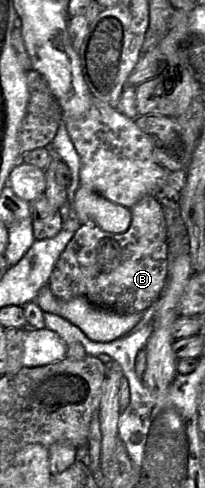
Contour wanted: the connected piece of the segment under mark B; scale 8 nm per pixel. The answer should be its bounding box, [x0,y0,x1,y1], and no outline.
[49,195,167,314]

